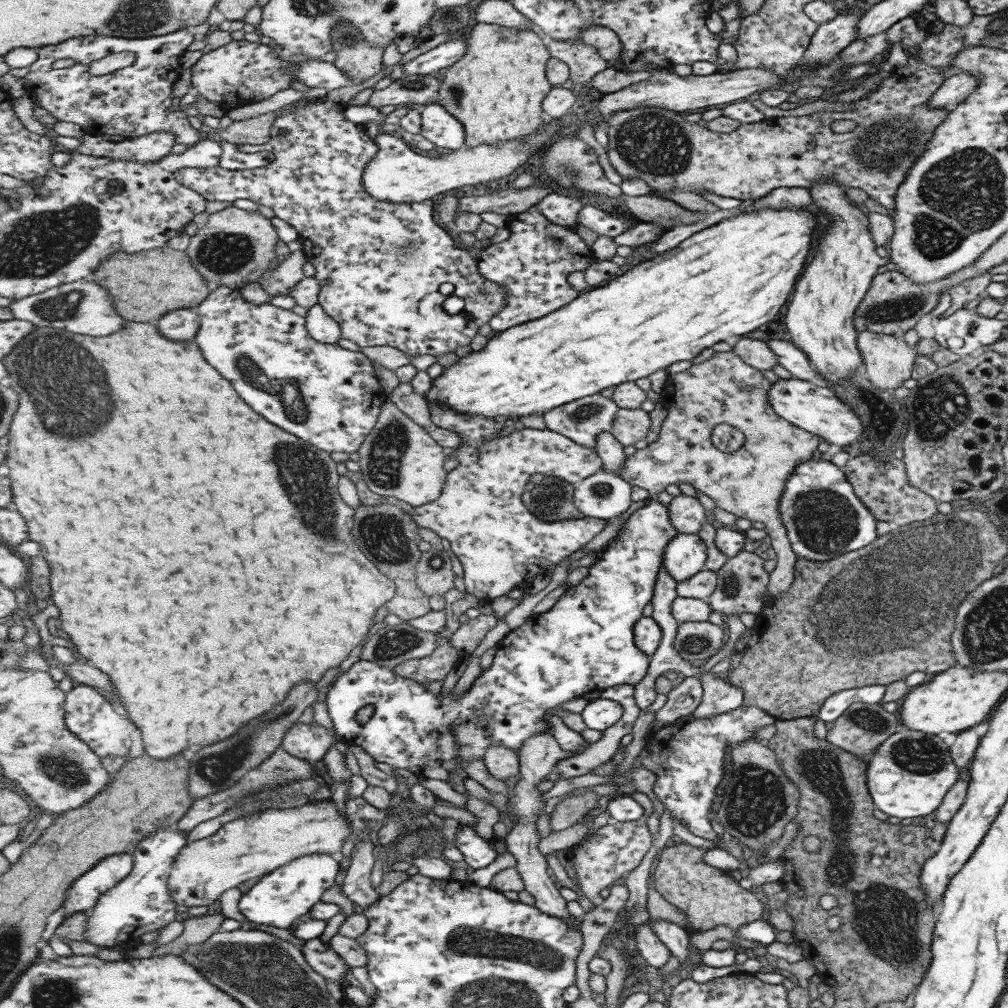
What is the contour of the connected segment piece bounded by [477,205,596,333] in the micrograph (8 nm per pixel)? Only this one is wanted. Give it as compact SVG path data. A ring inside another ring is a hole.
M533 205L509 222L510 237L483 248L477 259L480 271L508 288L507 306L489 323L498 333L546 317L571 304L583 291L567 283L569 274L587 270L595 258L591 247L571 227L553 224Z

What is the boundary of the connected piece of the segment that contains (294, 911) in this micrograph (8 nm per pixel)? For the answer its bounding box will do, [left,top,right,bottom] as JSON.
[238,853,339,929]

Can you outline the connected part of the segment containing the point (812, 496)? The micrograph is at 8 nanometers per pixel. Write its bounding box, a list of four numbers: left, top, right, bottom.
[778,458,878,562]

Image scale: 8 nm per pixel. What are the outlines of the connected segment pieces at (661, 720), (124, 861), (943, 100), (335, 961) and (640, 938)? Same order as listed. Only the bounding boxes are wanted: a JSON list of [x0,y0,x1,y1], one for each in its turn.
[[647,677,702,734],[62,853,133,920],[927,71,979,110],[301,937,349,986],[633,923,670,969]]

